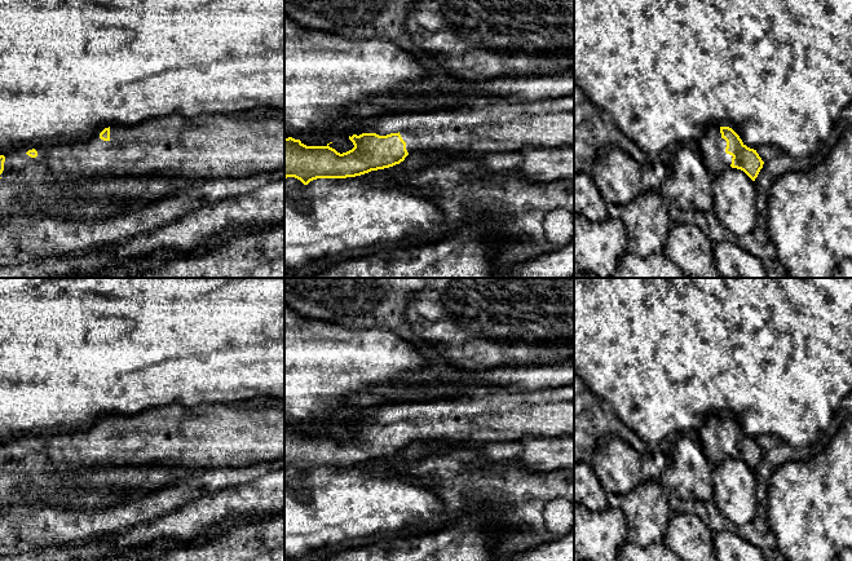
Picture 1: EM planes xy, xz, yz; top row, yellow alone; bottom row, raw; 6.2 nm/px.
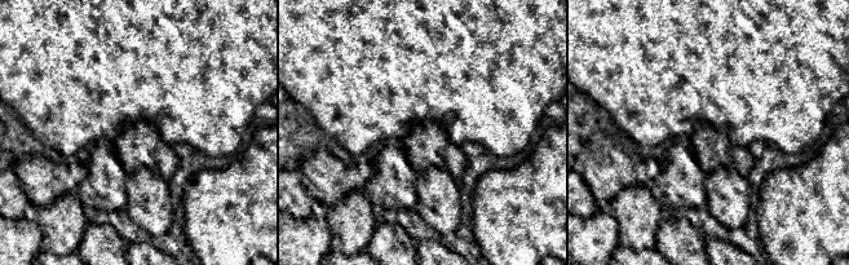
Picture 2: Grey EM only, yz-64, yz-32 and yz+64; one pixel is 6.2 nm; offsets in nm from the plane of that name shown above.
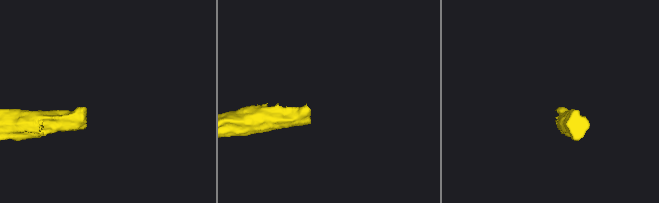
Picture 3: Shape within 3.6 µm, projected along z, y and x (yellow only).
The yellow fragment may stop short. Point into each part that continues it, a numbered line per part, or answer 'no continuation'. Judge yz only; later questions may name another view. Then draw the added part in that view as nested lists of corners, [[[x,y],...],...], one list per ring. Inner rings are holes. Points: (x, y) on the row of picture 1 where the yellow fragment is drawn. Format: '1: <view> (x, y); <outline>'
1: yz (711, 145); [[[719,125],[706,127],[699,138],[699,151],[703,162],[712,176],[720,175],[732,164],[732,155],[725,153],[727,141],[721,137]]]

